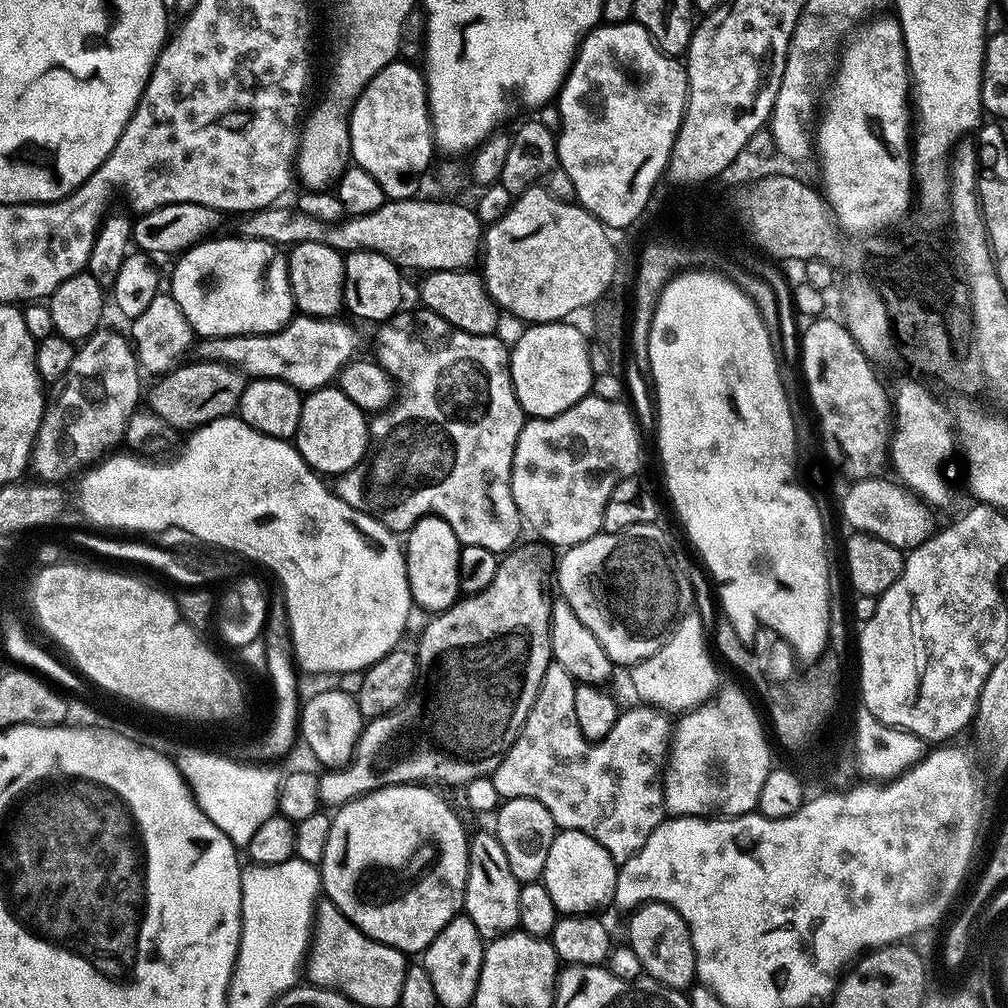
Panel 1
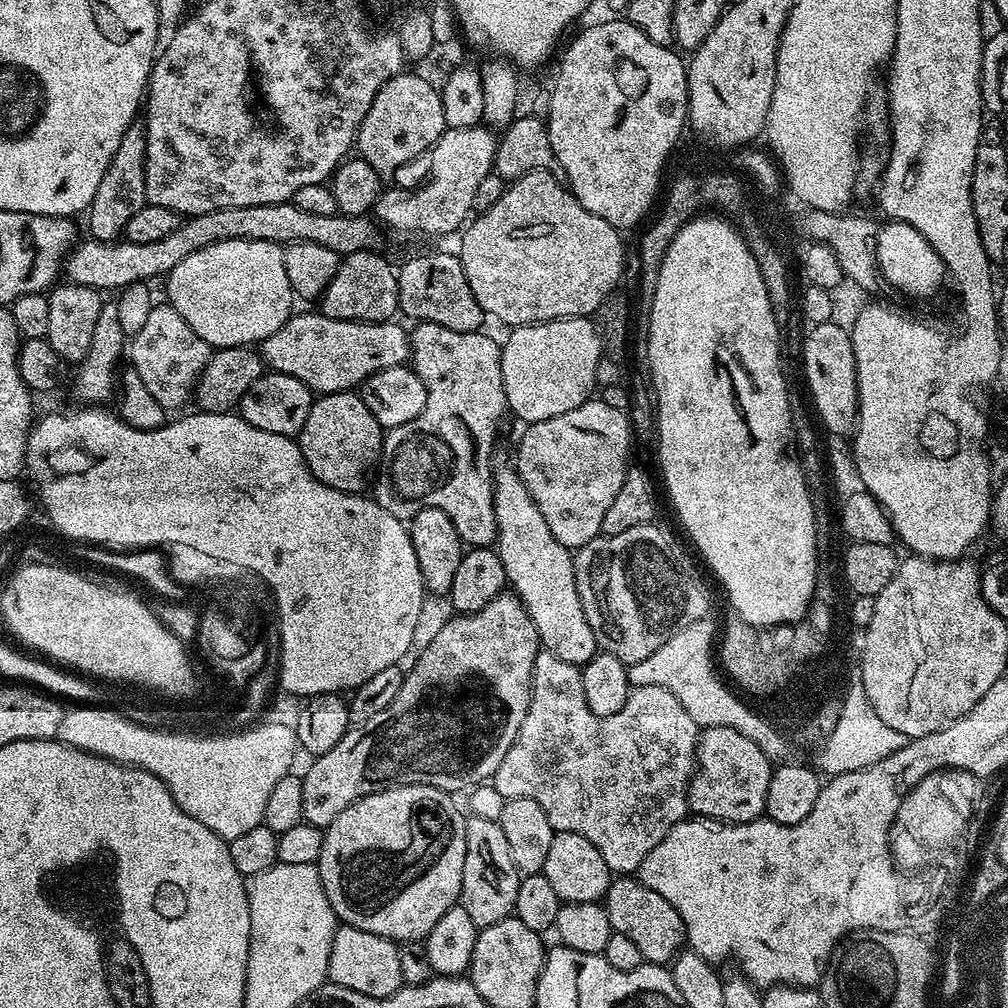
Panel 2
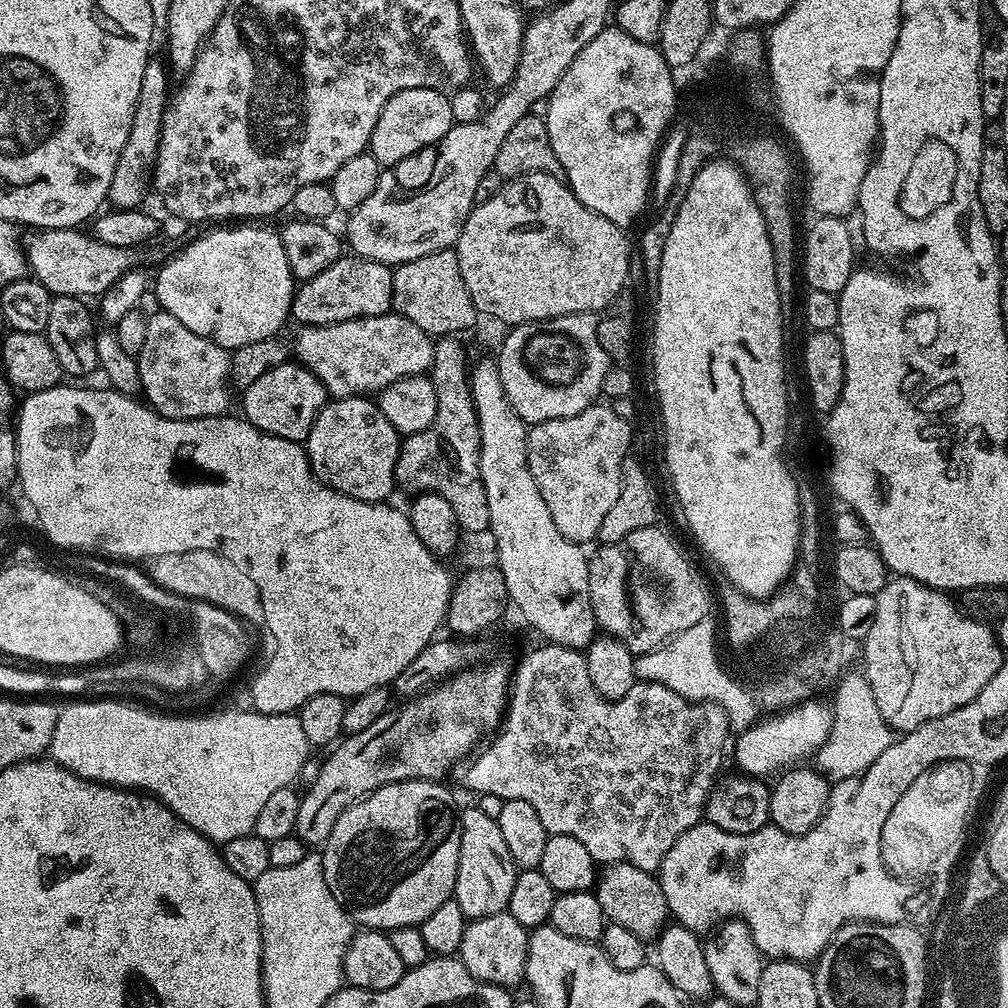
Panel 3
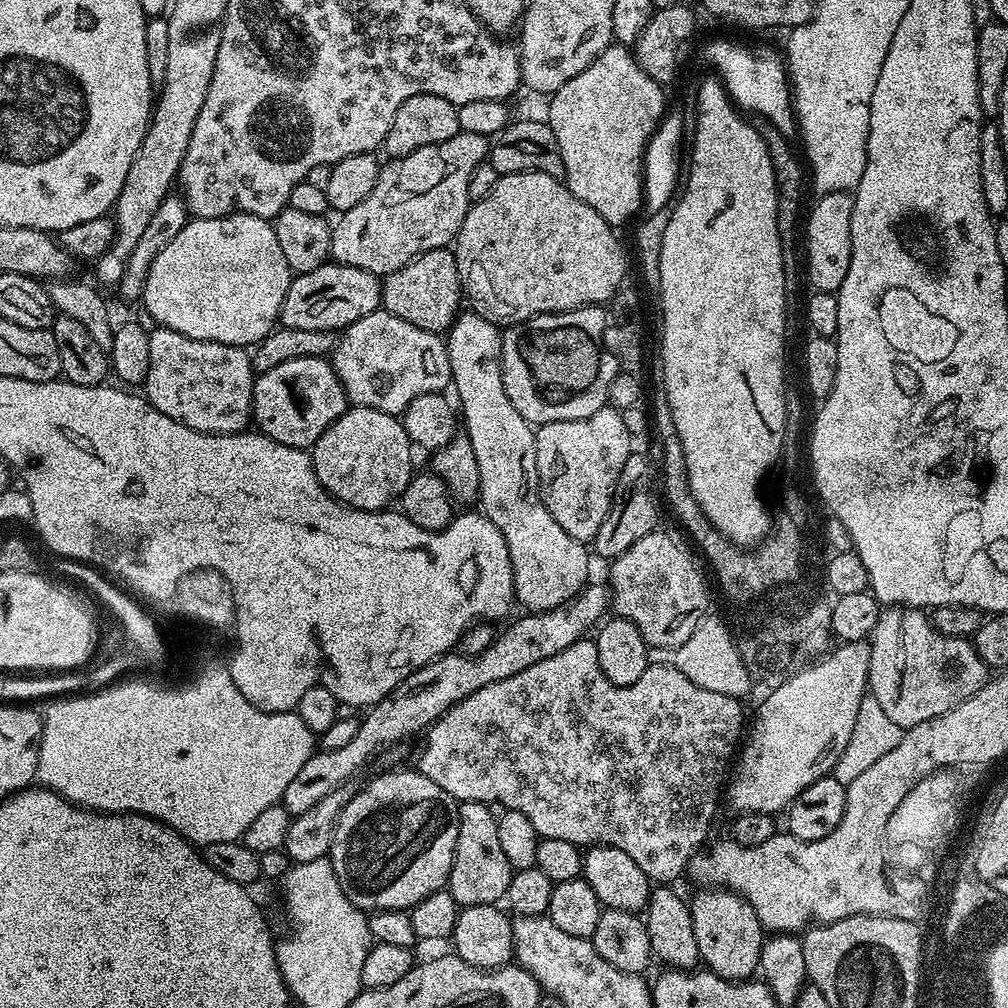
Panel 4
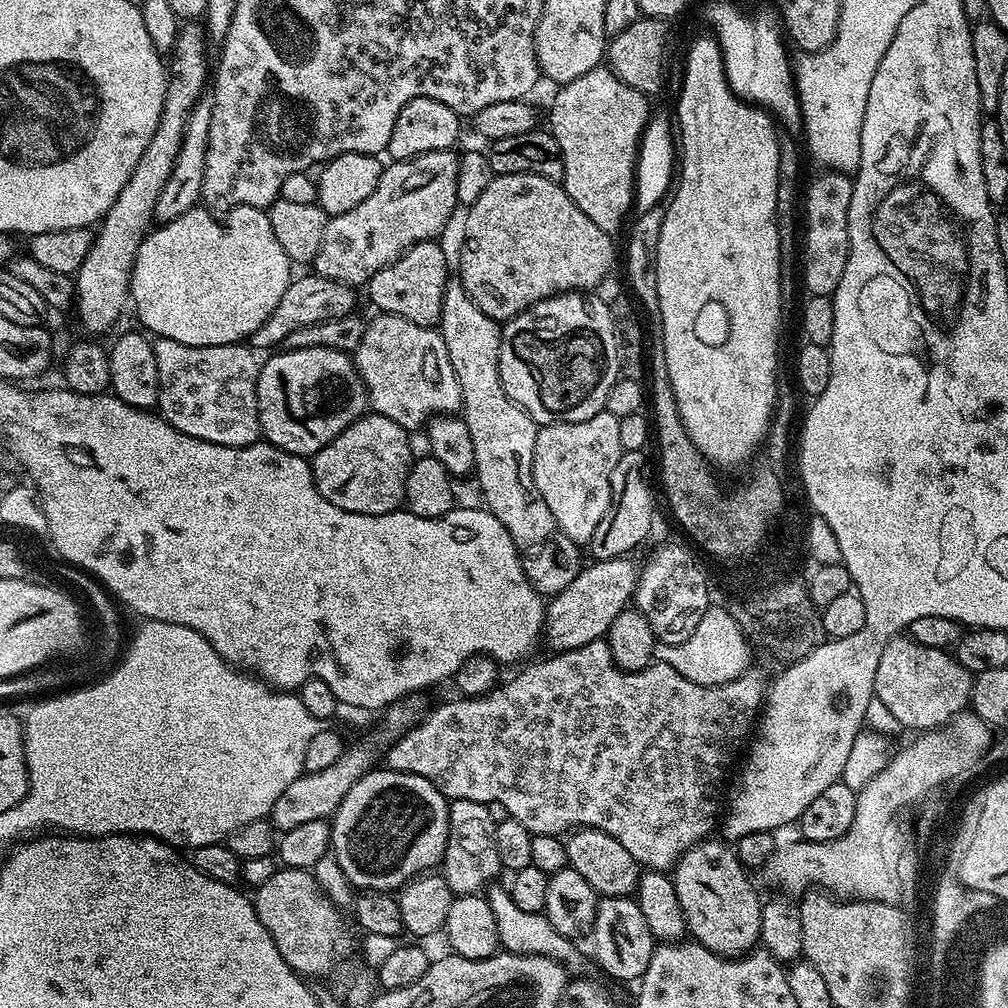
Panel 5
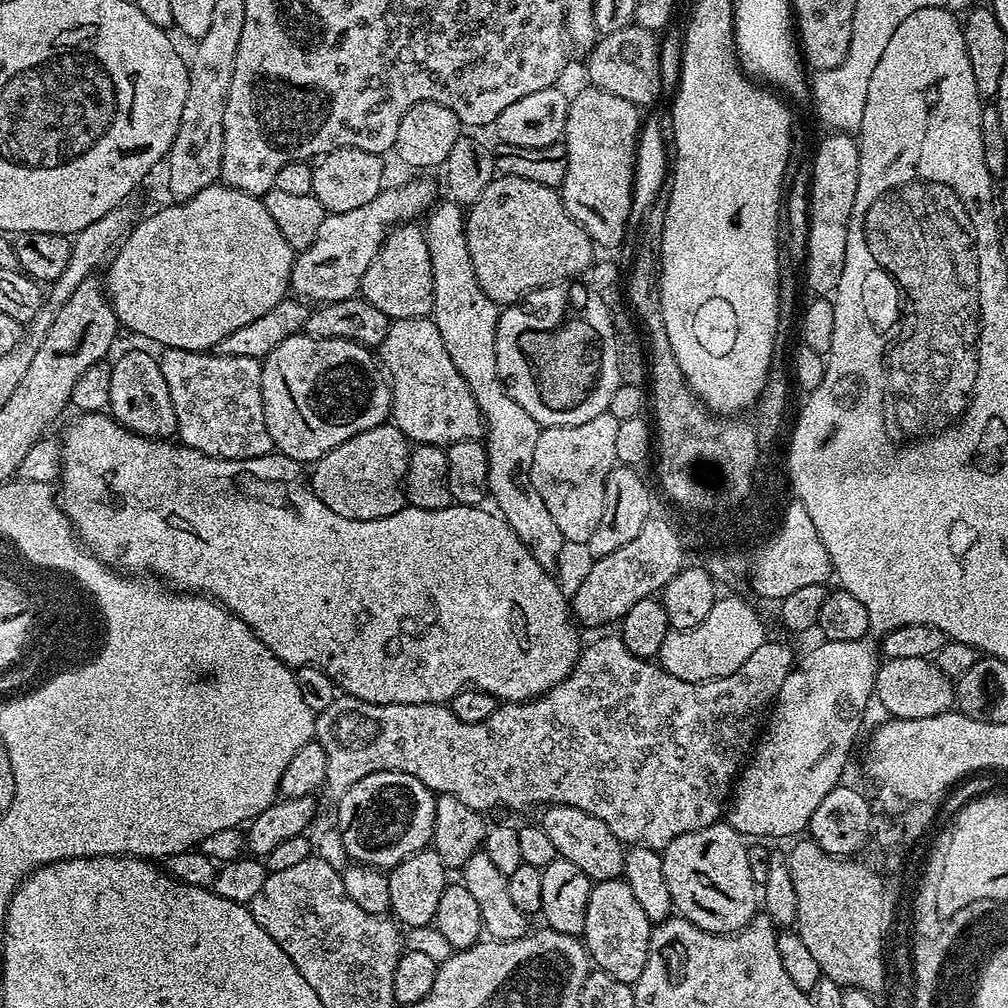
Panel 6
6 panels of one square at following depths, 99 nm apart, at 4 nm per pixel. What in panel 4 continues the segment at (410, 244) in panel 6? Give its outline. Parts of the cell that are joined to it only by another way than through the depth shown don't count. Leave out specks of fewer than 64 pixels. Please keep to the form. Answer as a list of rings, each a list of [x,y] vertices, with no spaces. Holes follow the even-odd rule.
[[[451,247],[439,248],[415,256],[406,266],[394,270],[382,280],[383,311],[394,314],[427,332],[447,333],[462,311],[462,289]]]

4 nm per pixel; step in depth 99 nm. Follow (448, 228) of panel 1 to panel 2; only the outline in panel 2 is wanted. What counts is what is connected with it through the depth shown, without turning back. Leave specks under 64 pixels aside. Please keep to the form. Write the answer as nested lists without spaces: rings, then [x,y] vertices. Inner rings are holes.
[[[291,202],[266,206],[226,206],[226,210],[210,210],[206,214],[181,219],[180,225],[170,230],[166,238],[158,238],[158,242],[129,244],[81,239],[68,253],[62,272],[71,283],[78,286],[90,286],[97,290],[119,290],[128,284],[152,282],[155,276],[167,277],[168,273],[174,270],[174,266],[182,262],[182,258],[218,242],[265,240],[281,246],[296,242],[318,242],[318,246],[330,246],[330,250],[334,250],[343,258],[361,250],[375,249],[380,240],[379,231],[381,232],[381,229],[377,221],[368,216],[310,214],[298,210],[298,206]]]

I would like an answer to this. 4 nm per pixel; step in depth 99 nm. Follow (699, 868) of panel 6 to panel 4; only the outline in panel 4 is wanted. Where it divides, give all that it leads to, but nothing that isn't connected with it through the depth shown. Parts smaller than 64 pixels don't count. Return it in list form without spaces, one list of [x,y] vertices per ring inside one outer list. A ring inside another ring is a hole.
[[[705,887],[696,897],[691,897],[694,938],[698,942],[698,954],[707,971],[727,980],[743,982],[757,975],[760,967],[760,951],[766,939],[766,929],[758,922],[754,906],[736,892],[727,888]]]

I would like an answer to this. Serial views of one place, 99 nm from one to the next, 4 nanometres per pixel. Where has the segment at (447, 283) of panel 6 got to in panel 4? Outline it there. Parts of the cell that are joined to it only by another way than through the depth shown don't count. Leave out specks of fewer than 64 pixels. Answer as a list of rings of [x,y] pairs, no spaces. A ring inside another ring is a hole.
[[[464,310],[448,329],[446,343],[462,428],[470,446],[474,446],[474,458],[478,458],[478,504],[483,515],[487,516],[490,522],[494,522],[494,526],[502,530],[502,538],[506,538],[506,550],[512,563],[515,603],[521,604],[524,607],[521,609],[528,612],[549,612],[567,604],[589,583],[588,552],[584,549],[587,547],[581,541],[570,538],[570,534],[566,534],[566,530],[562,530],[562,526],[554,522],[554,514],[546,510],[544,499],[540,496],[540,479],[536,473],[536,433],[533,425],[529,424],[526,418],[522,418],[518,410],[514,410],[514,402],[506,398],[506,386],[502,382],[504,338],[501,329],[476,312]]]

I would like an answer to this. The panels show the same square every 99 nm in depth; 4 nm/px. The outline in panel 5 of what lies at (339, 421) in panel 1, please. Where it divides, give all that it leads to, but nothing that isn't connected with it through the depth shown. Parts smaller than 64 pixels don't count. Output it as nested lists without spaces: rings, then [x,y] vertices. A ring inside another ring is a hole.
[[[365,414],[357,418],[338,438],[334,438],[316,455],[311,457],[312,477],[316,489],[326,498],[326,502],[334,502],[342,510],[350,510],[354,514],[386,514],[395,512],[404,504],[404,483],[408,472],[412,469],[414,453],[412,444],[408,441],[409,429],[398,426],[398,422],[390,422],[390,418],[375,414]]]

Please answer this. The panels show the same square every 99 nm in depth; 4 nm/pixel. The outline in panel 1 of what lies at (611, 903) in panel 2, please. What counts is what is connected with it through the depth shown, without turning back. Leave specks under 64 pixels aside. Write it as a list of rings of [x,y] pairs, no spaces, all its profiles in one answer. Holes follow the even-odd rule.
[[[651,900],[649,904],[640,904],[631,909],[628,916],[628,947],[638,954],[638,962],[642,962],[644,975],[662,982],[664,986],[688,990],[697,983],[696,955],[694,954],[694,942],[690,938],[690,930],[678,914],[670,906],[666,906],[657,900]]]

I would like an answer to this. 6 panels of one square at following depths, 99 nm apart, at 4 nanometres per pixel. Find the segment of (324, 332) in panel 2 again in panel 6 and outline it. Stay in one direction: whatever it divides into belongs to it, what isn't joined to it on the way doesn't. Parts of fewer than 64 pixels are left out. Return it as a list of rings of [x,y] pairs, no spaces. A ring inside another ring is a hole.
[[[402,318],[391,321],[386,338],[380,343],[378,360],[386,373],[386,379],[392,385],[391,423],[413,445],[435,444],[447,446],[454,442],[480,440],[484,436],[484,419],[474,402],[474,394],[470,394],[470,386],[458,374],[454,362],[450,362],[450,354],[446,354],[446,346],[442,342],[442,334],[438,334],[438,326],[431,318]]]

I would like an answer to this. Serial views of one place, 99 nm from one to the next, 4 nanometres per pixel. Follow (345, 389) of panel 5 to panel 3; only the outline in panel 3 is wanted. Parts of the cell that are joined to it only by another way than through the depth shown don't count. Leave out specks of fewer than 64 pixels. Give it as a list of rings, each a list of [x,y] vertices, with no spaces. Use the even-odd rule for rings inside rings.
[[[299,362],[274,366],[274,370],[262,374],[262,378],[257,378],[249,388],[243,389],[242,396],[244,396],[243,419],[266,434],[274,434],[278,438],[297,442],[307,441],[314,426],[314,418],[318,418],[318,414],[330,399],[322,382],[318,382],[313,372],[303,368]]]

